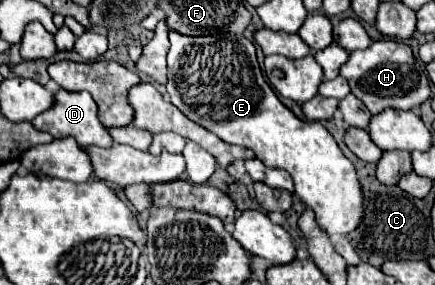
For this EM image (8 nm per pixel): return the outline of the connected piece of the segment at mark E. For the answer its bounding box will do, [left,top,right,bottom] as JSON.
[167,31,363,235]

